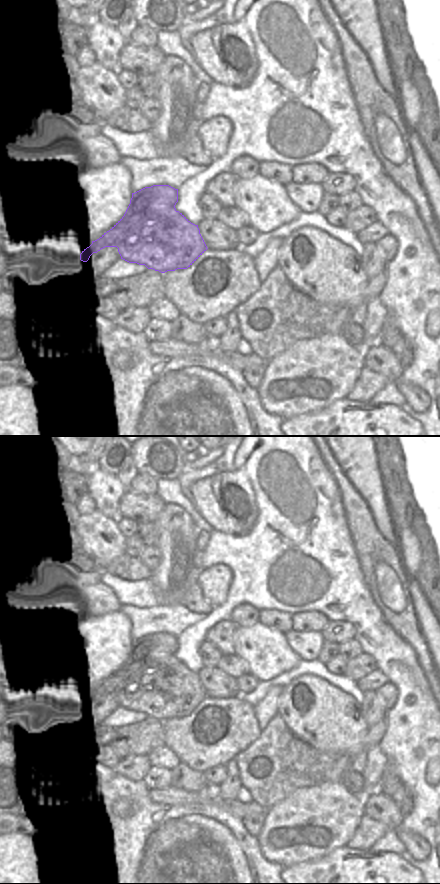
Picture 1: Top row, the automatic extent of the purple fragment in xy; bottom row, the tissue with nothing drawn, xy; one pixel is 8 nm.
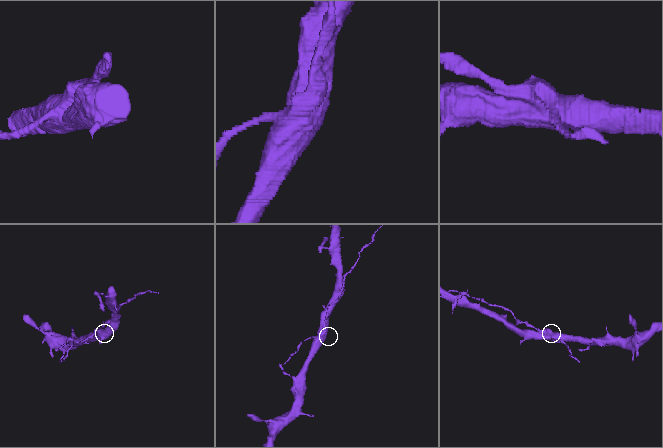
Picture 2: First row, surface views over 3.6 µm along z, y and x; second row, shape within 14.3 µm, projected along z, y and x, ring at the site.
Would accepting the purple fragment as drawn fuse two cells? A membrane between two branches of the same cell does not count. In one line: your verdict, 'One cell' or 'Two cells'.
Two cells.

